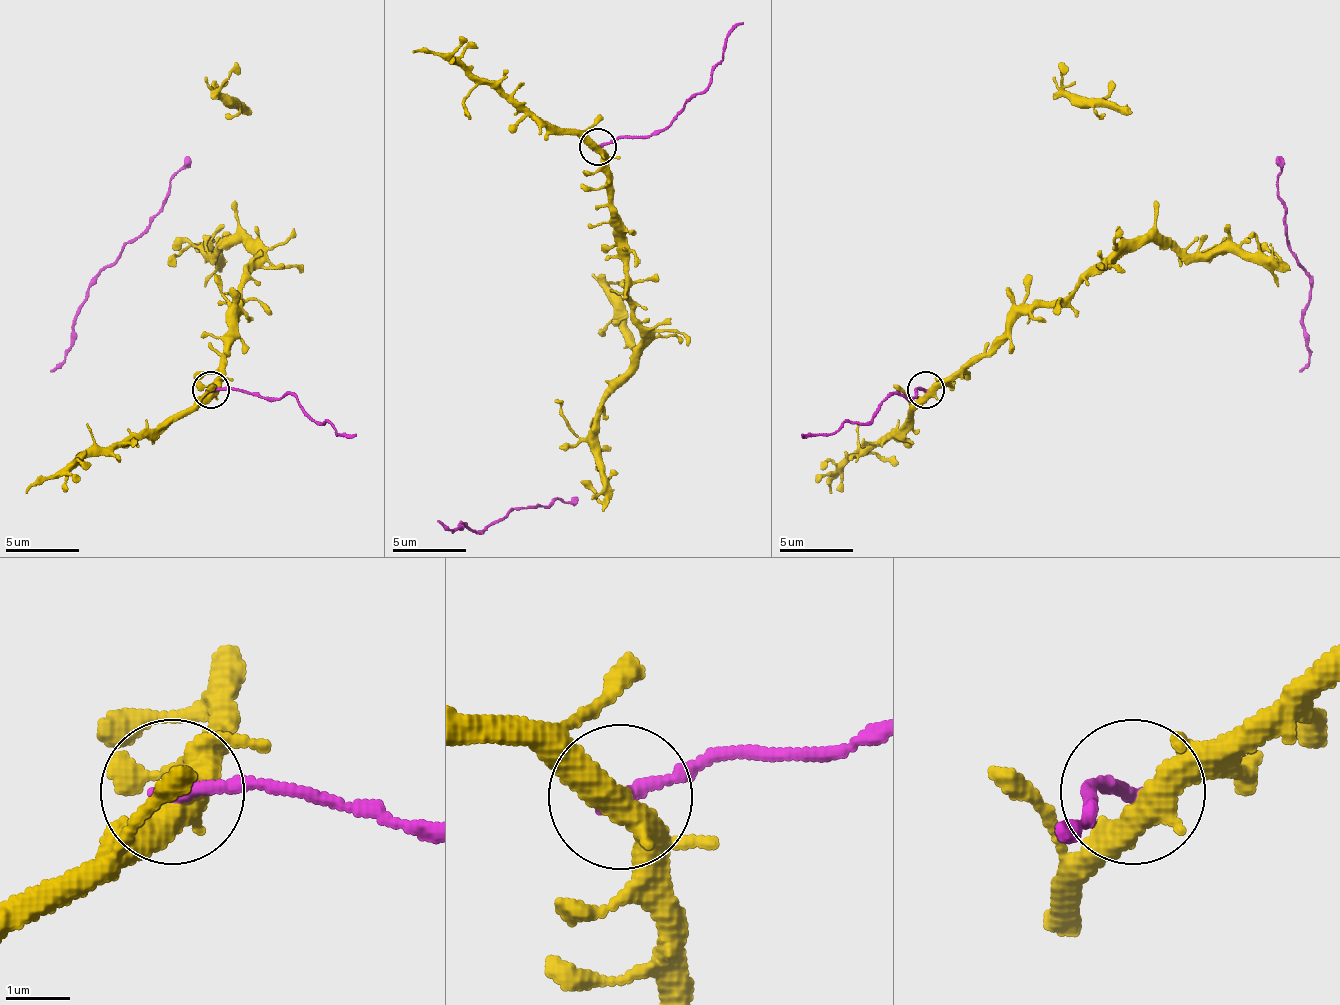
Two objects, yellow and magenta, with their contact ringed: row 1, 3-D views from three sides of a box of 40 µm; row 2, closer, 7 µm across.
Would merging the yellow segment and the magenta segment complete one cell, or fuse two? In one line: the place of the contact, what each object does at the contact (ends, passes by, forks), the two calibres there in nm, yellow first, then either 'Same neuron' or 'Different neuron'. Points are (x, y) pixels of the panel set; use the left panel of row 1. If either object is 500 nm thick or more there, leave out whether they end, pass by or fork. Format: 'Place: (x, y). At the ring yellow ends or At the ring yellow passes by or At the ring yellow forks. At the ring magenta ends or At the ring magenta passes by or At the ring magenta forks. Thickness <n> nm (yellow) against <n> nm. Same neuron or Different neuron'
Place: (210, 390). At the ring yellow passes by. At the ring magenta ends. Thickness 440 nm (yellow) against 220 nm. Different neuron

